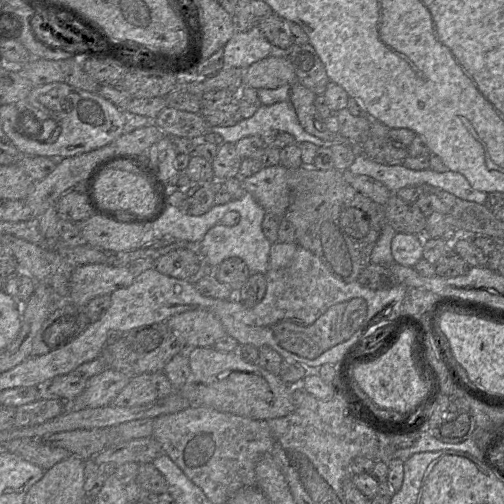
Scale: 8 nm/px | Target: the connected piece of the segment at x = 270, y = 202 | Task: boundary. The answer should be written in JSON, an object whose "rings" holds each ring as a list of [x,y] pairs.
{"rings":[[[282,165],[262,167],[254,175],[242,178],[246,191],[265,212],[283,218],[290,205],[290,189],[287,183],[288,169]]]}

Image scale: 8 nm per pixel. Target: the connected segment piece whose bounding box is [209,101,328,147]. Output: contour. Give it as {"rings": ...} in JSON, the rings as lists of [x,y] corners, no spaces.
{"rings":[[[290,101],[260,105],[250,118],[241,119],[230,127],[209,126],[209,131],[220,135],[224,142],[234,144],[247,136],[261,137],[266,132],[284,131],[291,134],[297,144],[309,142],[317,147],[328,145],[303,129]]]}

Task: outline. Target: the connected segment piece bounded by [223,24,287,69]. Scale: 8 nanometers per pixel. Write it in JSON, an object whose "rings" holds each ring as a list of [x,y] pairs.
{"rings":[[[257,24],[247,31],[236,31],[223,47],[224,67],[246,69],[267,57],[287,58],[287,52],[272,45]]]}

